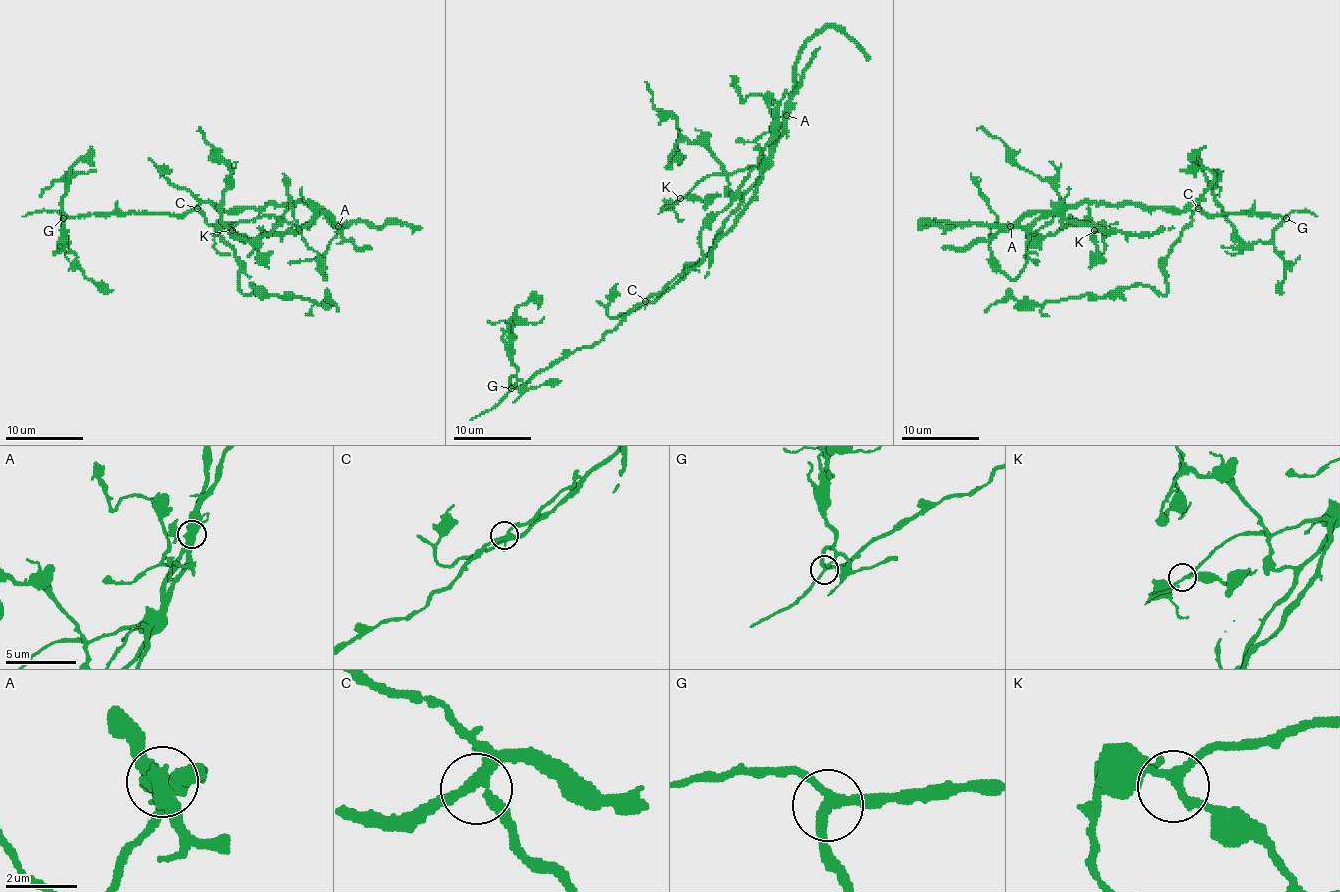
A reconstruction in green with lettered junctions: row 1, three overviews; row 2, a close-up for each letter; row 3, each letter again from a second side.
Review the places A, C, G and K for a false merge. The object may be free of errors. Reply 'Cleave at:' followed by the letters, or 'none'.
Cleave at: A

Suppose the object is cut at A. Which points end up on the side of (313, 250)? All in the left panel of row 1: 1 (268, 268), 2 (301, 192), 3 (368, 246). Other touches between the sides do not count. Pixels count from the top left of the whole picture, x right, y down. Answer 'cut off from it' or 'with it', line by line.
1: cut off from it
2: cut off from it
3: cut off from it

